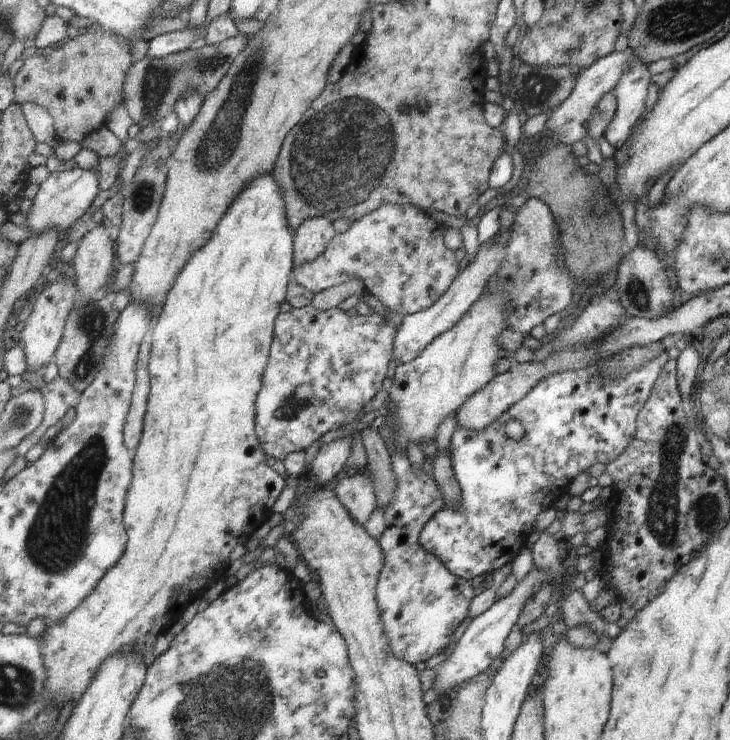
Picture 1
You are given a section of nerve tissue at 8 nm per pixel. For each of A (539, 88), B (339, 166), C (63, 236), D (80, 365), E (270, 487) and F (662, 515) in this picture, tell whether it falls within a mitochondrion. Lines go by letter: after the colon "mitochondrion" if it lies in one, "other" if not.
A: mitochondrion
B: mitochondrion
C: other
D: mitochondrion
E: other
F: mitochondrion

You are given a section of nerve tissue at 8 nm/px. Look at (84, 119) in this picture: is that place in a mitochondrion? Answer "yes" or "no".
no

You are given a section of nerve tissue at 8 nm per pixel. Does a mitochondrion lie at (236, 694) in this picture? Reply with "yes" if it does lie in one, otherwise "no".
yes

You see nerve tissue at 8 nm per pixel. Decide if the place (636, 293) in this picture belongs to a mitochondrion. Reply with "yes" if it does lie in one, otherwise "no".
yes

